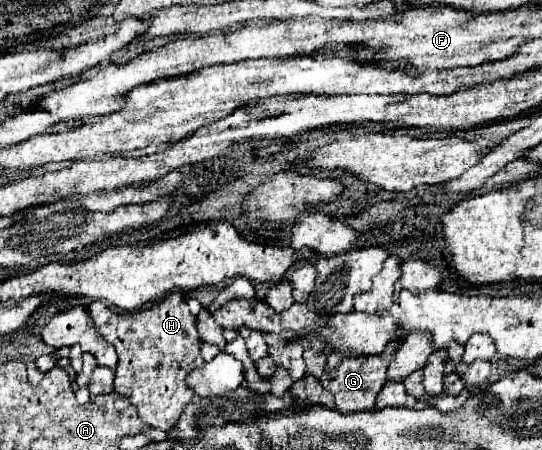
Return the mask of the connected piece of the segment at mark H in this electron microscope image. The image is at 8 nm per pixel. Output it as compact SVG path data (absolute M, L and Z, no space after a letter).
M174 291L168 299L152 303L136 311L112 311L102 301L94 301L88 313L98 333L116 347L118 369L114 377L114 391L126 397L150 427L170 431L176 427L184 407L192 399L192 391L184 383L188 371L204 363L200 355L200 335L196 331L196 317L188 311L184 297Z

